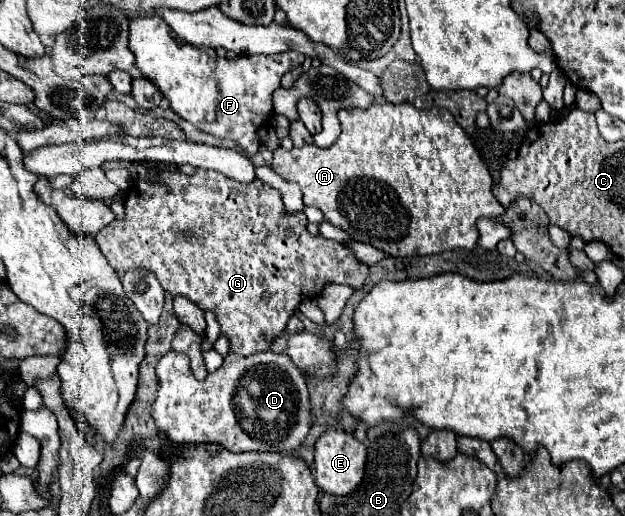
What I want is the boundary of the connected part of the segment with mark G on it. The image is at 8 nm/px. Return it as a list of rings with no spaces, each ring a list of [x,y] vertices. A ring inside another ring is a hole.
[[[163,170],[161,176],[171,190],[135,180],[125,200],[125,218],[103,228],[95,240],[117,274],[143,266],[157,276],[169,294],[181,294],[199,308],[213,310],[223,334],[229,336],[231,352],[249,356],[269,350],[271,338],[285,330],[287,320],[297,312],[299,304],[305,298],[319,296],[325,284],[347,284],[355,290],[363,286],[369,268],[339,242],[311,236],[305,214],[287,212],[281,194],[269,184],[261,180],[239,184],[209,170],[197,170],[193,176]]]

